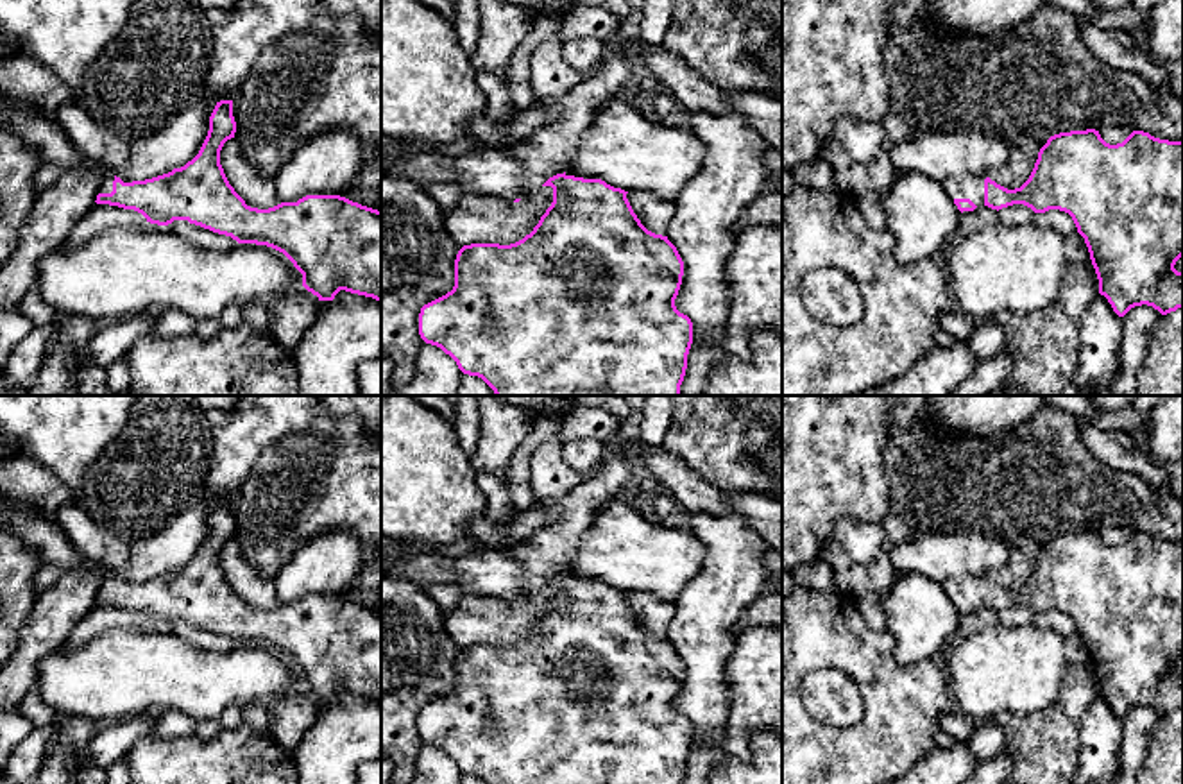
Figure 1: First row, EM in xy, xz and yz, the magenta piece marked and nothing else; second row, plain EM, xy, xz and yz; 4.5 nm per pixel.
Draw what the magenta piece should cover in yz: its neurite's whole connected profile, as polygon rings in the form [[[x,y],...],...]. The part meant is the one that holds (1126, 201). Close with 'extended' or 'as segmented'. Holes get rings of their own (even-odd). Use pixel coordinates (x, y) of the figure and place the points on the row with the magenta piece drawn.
[[[1095,129],[1060,132],[1040,149],[1020,188],[1008,190],[986,174],[952,175],[943,186],[961,213],[979,206],[999,211],[1013,204],[1034,213],[1068,213],[1088,247],[1099,294],[1119,317],[1142,304],[1162,315],[1183,308],[1183,272],[1174,268],[1183,256],[1183,141],[1133,131],[1122,143],[1110,145]]]; extended

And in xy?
[[[220,100],[209,116],[208,136],[191,161],[168,174],[132,183],[123,183],[109,170],[102,175],[95,202],[134,209],[150,224],[188,220],[238,243],[272,247],[294,263],[302,274],[302,286],[319,301],[333,301],[340,290],[381,301],[381,211],[340,195],[306,195],[268,209],[247,206],[220,165],[220,150],[234,132],[233,100]]]; extended

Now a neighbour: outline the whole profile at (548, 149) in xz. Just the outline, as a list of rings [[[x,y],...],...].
[[[609,47],[592,73],[567,93],[544,100],[548,122],[524,140],[503,149],[523,166],[523,193],[540,188],[549,177],[567,170],[598,109],[626,95],[637,73],[637,64],[630,57]]]

